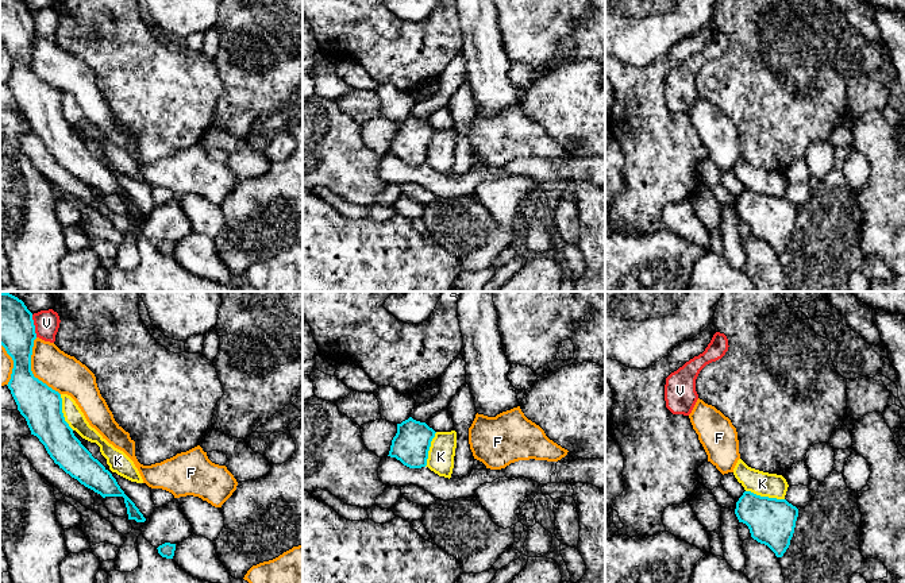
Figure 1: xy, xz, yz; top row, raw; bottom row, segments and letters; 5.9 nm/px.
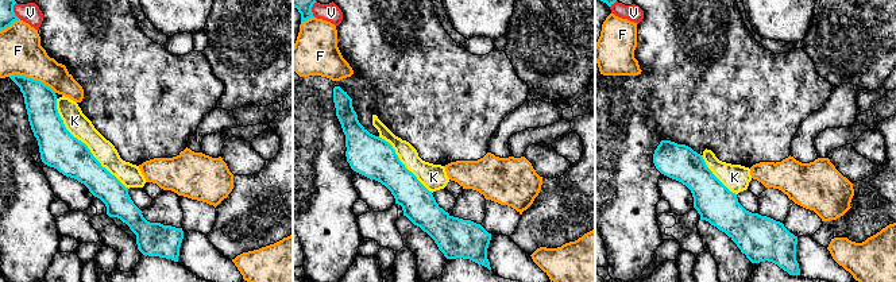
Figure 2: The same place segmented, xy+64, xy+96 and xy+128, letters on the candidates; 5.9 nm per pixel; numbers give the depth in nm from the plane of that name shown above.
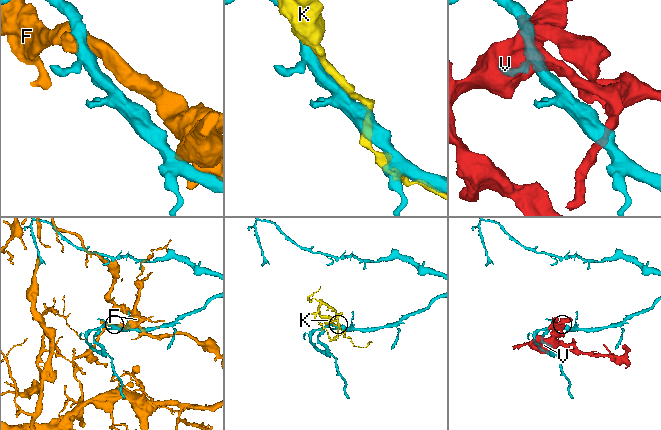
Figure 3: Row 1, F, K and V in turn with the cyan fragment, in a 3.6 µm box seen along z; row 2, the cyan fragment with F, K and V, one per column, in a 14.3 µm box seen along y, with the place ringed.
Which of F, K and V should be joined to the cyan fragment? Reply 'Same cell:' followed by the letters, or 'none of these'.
Same cell: none of these

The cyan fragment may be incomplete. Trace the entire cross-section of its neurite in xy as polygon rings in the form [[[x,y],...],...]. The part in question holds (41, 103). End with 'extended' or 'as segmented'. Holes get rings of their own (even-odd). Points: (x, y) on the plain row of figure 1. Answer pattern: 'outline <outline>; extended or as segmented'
outline [[[0,0],[0,42],[14,58],[14,66],[8,86],[18,103],[18,108],[26,116],[31,132],[45,143],[47,151],[66,171],[77,177],[85,185],[105,194],[123,194],[128,217],[145,220],[146,216],[135,201],[124,192],[112,171],[92,154],[92,151],[74,134],[73,127],[65,119],[61,92],[34,74],[31,69],[31,53],[36,36],[32,11],[24,0]]]; as segmented

